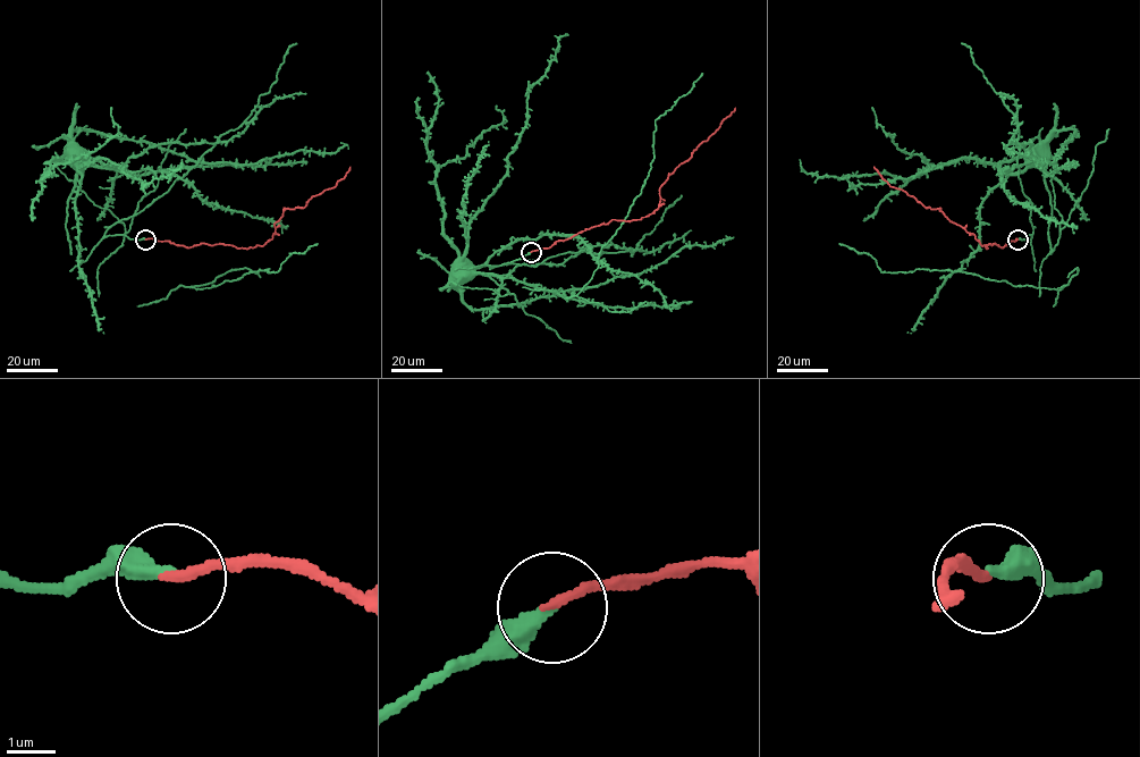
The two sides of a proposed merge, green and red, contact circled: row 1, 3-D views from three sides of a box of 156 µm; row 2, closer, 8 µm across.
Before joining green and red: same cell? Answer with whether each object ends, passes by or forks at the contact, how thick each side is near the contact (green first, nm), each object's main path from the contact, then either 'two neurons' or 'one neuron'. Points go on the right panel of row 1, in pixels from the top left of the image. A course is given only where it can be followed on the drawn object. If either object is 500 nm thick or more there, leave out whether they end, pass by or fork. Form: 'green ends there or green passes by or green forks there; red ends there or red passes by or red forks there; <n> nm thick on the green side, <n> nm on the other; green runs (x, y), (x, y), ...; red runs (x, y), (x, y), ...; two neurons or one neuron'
green ends there; red ends there; 320 nm thick on the green side, 200 nm on the other; green runs (1018, 238), (1033, 228), (1015, 123), (1011, 141), (1030, 143), (1040, 166), (1043, 144); red runs (1018, 238), (1003, 247), (986, 244), (986, 249), (939, 209), (925, 208), (913, 195), (892, 187), (874, 167); one neuron

